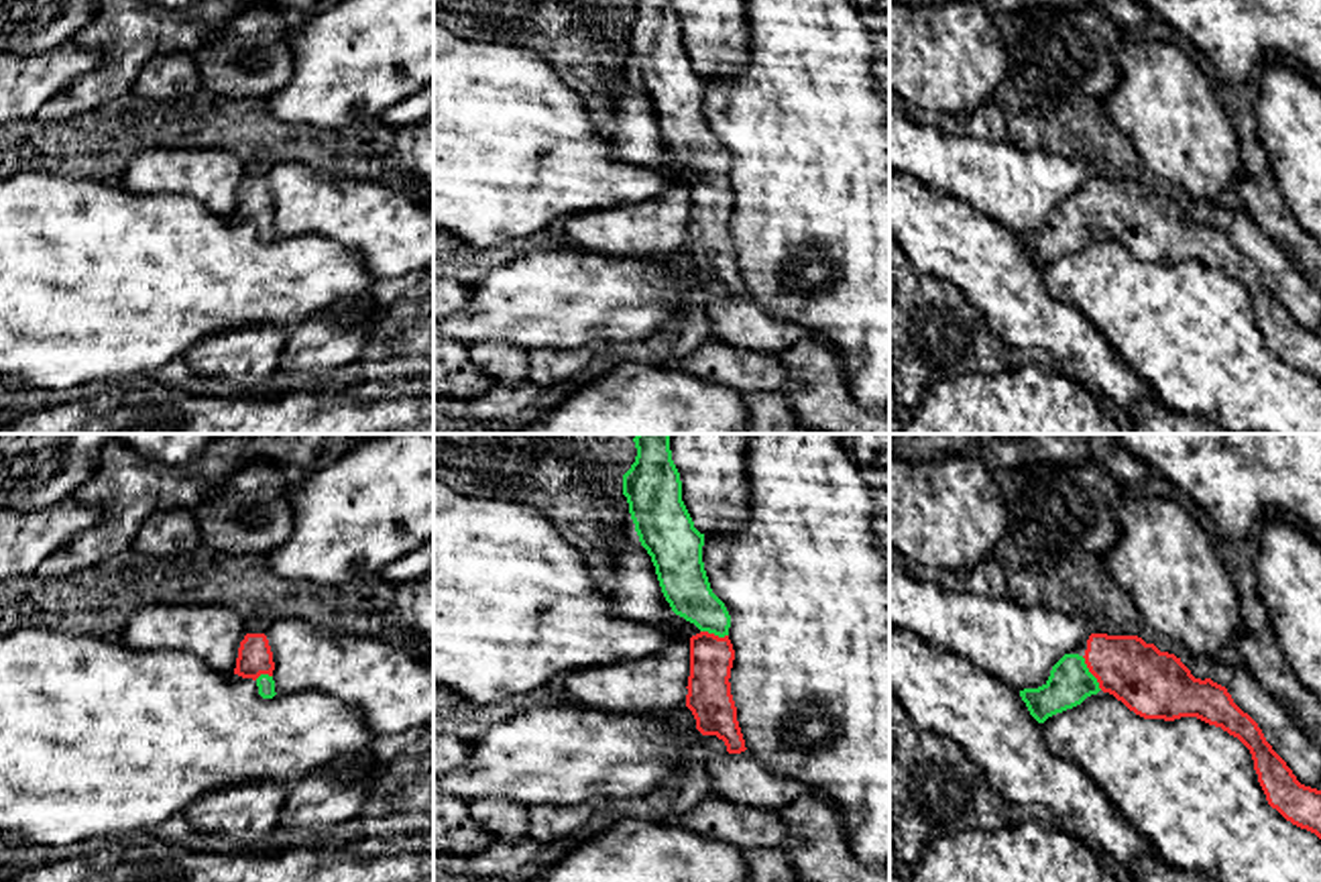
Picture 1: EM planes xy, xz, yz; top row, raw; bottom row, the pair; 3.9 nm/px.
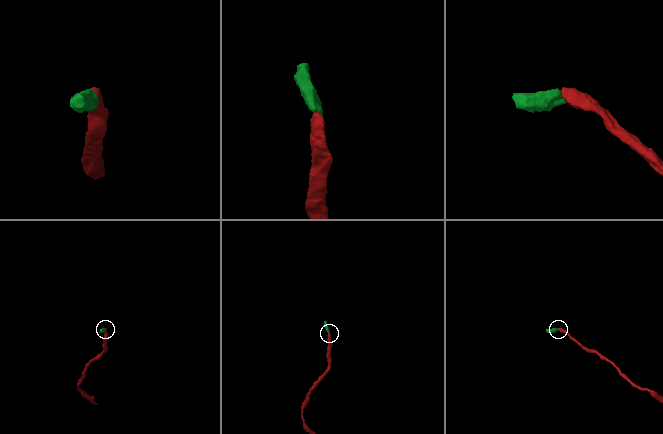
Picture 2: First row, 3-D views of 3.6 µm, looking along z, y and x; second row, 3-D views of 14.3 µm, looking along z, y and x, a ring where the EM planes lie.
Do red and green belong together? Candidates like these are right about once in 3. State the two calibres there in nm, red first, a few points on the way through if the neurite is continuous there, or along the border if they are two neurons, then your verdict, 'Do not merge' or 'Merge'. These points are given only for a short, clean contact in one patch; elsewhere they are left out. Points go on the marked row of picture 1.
Thickness 260 nm (red) against 170 nm. Path across: yz (1151, 683), (1132, 671), (1089, 671), (1069, 683). Merge

